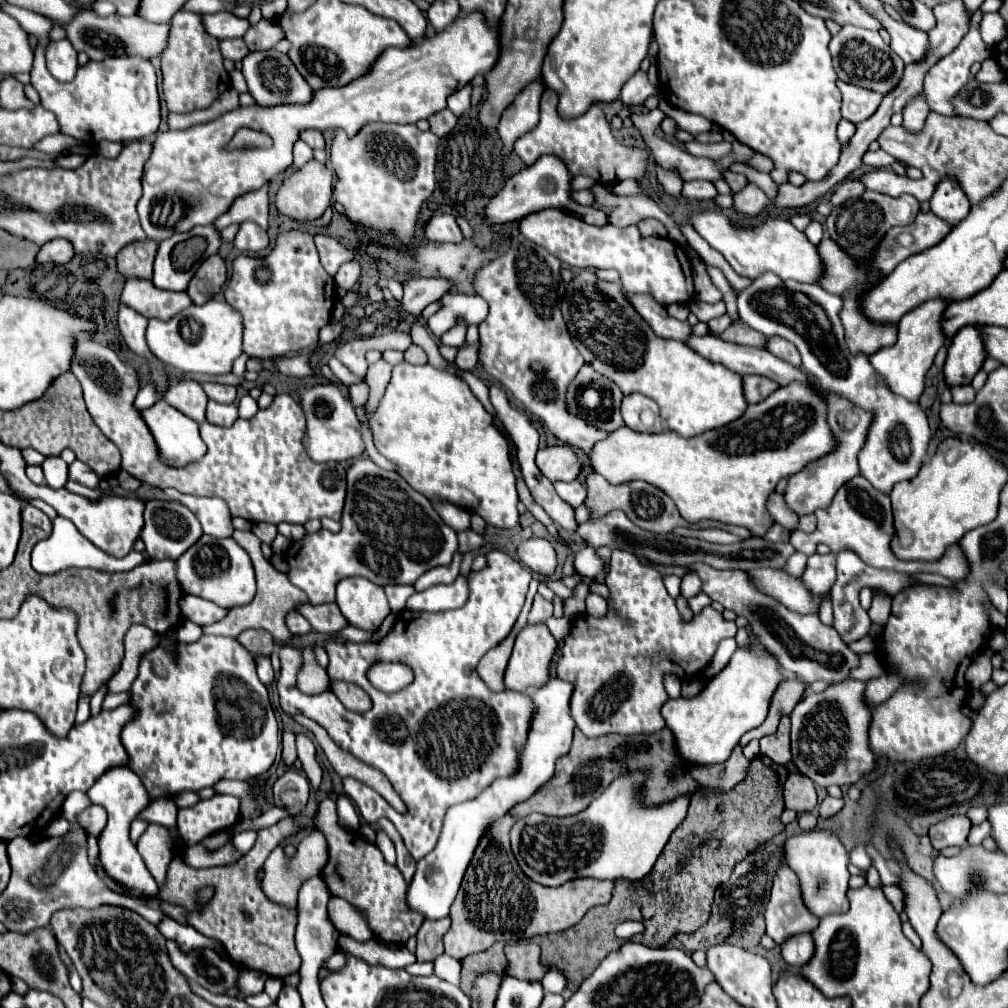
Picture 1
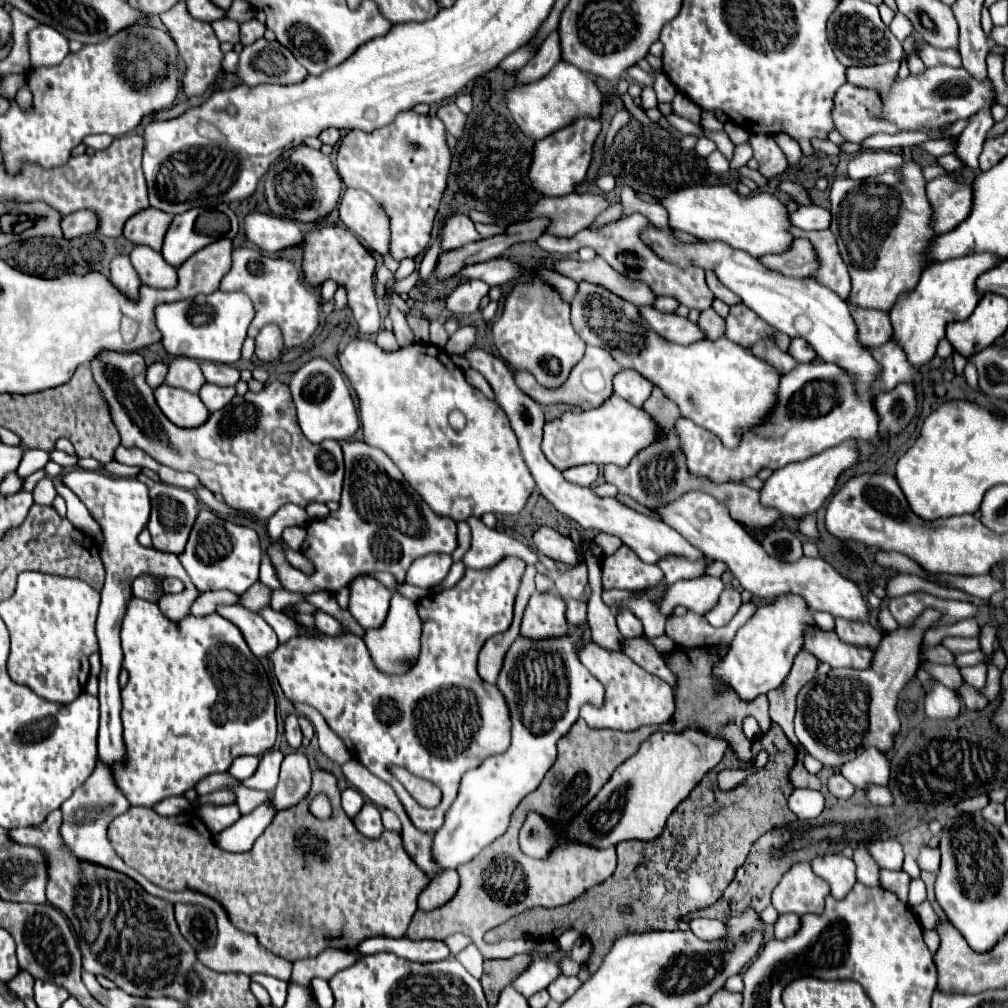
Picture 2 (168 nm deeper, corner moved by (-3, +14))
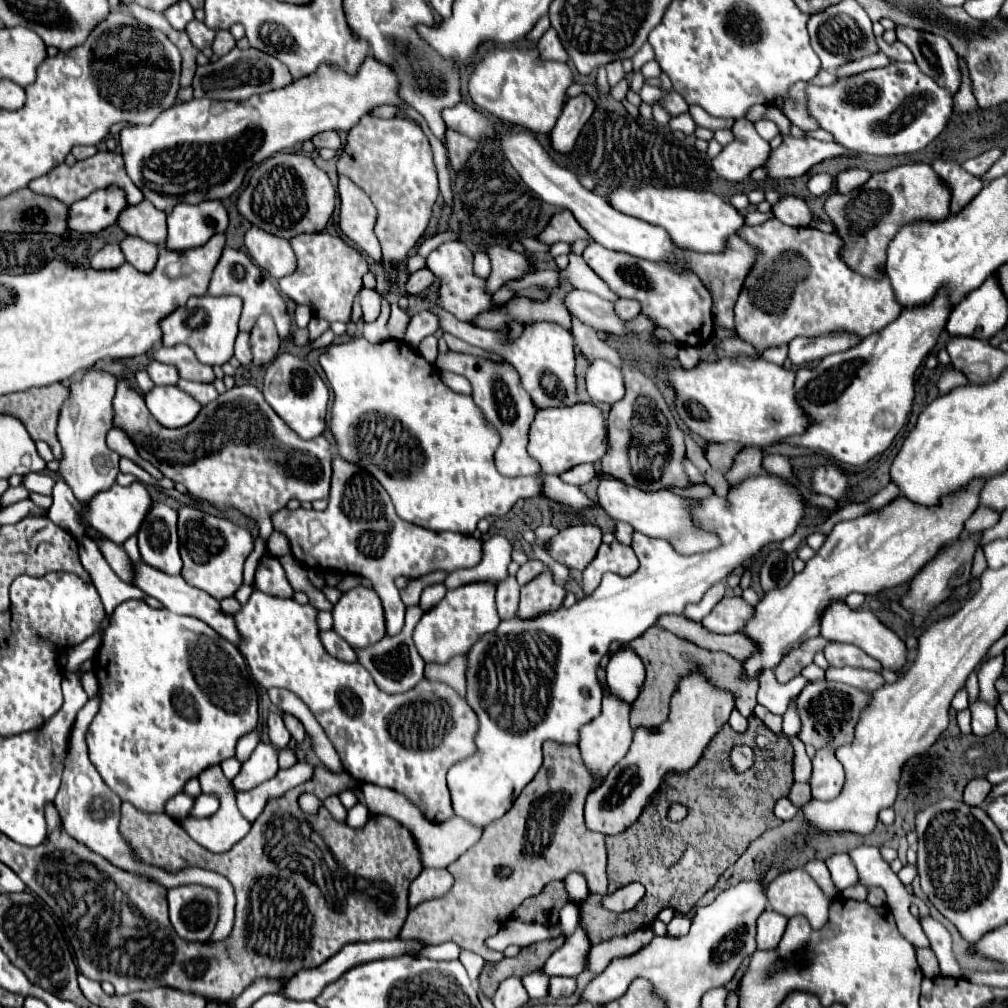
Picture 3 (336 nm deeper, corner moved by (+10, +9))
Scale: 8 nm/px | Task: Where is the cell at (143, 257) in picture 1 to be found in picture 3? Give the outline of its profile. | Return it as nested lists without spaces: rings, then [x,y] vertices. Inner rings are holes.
[[[148,200],[132,204],[126,210],[122,210],[122,216],[118,216],[118,226],[126,234],[146,238],[148,242],[166,242],[166,212],[158,210]]]

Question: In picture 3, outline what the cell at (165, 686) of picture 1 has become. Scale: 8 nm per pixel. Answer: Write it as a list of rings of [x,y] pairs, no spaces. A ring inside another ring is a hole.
[[[126,600],[114,610],[110,628],[104,632],[102,646],[98,648],[98,652],[94,656],[94,674],[96,674],[96,680],[98,680],[100,710],[94,716],[92,724],[88,726],[88,732],[86,732],[90,762],[100,772],[100,776],[110,786],[110,790],[114,790],[124,802],[134,804],[142,812],[164,814],[164,804],[170,798],[174,798],[174,794],[182,792],[184,784],[190,778],[198,776],[206,766],[212,766],[214,762],[220,764],[222,760],[232,758],[238,738],[244,736],[246,732],[254,730],[256,724],[258,724],[258,702],[256,702],[254,680],[252,680],[252,676],[248,672],[248,666],[246,666],[246,660],[242,658],[238,648],[234,644],[226,642],[226,638],[222,638],[220,634],[214,634],[214,630],[210,630],[210,626],[206,626],[198,618],[170,614],[168,610],[154,610],[148,604],[144,604],[142,600]]]

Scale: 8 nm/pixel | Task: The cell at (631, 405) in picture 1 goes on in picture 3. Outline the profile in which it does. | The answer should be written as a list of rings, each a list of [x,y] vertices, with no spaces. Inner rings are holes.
[[[592,360],[586,372],[586,388],[594,402],[614,404],[624,394],[622,372],[608,360]]]

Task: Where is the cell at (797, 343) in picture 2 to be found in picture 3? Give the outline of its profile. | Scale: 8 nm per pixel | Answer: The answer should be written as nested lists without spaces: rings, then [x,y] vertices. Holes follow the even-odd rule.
[[[834,332],[824,334],[816,338],[794,338],[788,346],[788,358],[792,364],[804,364],[804,362],[818,362],[830,354],[850,350],[854,344],[858,344],[862,338],[848,334],[848,332]]]

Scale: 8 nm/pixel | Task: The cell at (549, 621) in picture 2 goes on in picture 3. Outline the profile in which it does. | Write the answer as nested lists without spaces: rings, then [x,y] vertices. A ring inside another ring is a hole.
[[[546,570],[538,578],[530,580],[522,586],[520,594],[520,618],[534,618],[534,614],[542,614],[544,610],[558,610],[566,596],[564,586],[556,584],[552,574]]]

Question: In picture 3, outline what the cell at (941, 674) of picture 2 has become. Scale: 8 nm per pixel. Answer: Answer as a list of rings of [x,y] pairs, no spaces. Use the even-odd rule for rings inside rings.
[[[976,700],[974,704],[970,704],[970,712],[972,712],[972,732],[976,736],[986,736],[996,730],[998,722],[992,706],[988,706],[982,700]]]

